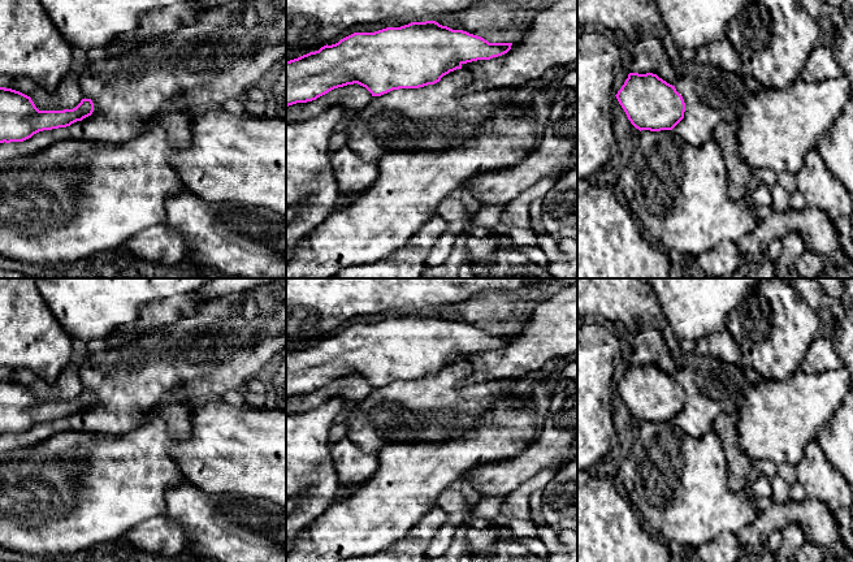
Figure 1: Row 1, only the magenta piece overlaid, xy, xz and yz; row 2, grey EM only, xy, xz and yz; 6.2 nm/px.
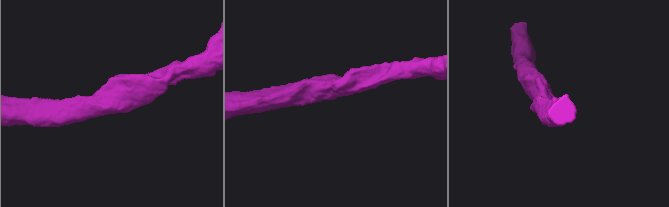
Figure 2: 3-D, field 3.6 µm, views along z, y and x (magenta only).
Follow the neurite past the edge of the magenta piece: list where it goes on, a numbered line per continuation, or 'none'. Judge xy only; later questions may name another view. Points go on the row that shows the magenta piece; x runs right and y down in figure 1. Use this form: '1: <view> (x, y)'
none

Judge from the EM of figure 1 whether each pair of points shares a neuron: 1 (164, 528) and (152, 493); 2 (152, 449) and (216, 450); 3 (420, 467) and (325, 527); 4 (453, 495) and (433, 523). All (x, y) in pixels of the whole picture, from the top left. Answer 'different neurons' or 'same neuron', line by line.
1: different neurons
2: different neurons
3: same neuron
4: different neurons

